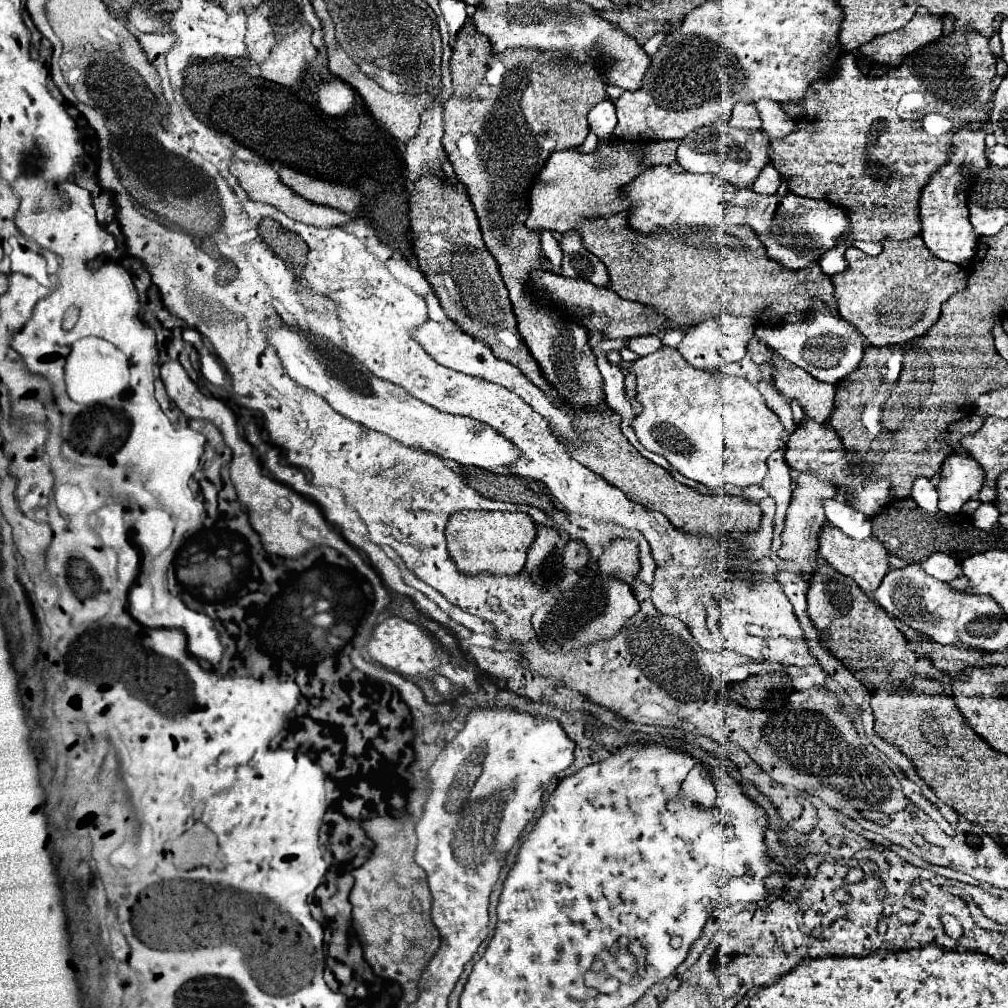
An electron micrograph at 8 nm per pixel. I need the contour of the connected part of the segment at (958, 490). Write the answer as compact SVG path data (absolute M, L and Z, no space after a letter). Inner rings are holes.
M957 455L947 457L941 469L941 481L937 485L939 509L949 515L959 513L967 499L977 497L983 481L985 471L975 459L963 459Z

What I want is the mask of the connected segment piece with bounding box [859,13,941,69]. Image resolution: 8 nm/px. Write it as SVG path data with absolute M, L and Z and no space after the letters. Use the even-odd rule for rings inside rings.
M927 13L927 15L915 15L903 29L897 29L893 33L879 35L871 43L863 45L859 53L867 57L871 63L881 67L897 67L907 55L919 51L927 43L933 43L941 37L941 23L939 17Z

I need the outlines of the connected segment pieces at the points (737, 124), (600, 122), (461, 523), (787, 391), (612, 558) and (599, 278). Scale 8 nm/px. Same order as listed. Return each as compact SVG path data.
M737 103L733 107L729 125L735 127L735 129L761 129L761 119L759 119L759 113L757 113L755 105Z
M611 99L601 101L589 111L589 127L601 139L609 139L613 135L615 125L617 125L617 117L615 117L615 105L611 103Z
M459 511L449 517L445 539L451 559L463 575L517 575L521 573L527 549L535 539L535 523L527 513L501 513L501 511Z
M779 355L773 361L773 381L775 387L791 401L797 401L807 419L815 423L825 423L831 417L835 401L835 385L821 383L807 375L801 367L793 367Z
M615 539L605 547L603 555L599 557L599 571L615 577L623 583L633 585L639 573L639 559L637 559L637 543L629 539Z
M569 231L559 241L559 247L563 251L561 259L561 275L563 277L577 277L585 279L597 287L609 285L609 275L605 265L595 259L593 253L589 253L583 245L583 239L577 231Z

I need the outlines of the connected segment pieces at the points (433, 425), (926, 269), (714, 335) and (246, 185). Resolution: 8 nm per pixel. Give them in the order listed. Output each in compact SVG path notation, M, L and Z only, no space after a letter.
M265 323L265 327L267 343L279 355L287 375L301 387L315 391L343 417L361 423L373 431L385 433L399 443L431 451L441 459L453 459L463 467L481 467L487 471L495 471L509 465L521 455L521 451L515 449L515 445L511 445L503 435L495 433L493 427L471 417L457 417L441 413L431 405L423 405L403 387L371 375L371 371L367 371L363 363L351 359L337 347L331 347L331 343L325 341L321 335L311 333L307 337L299 327L289 323Z
M921 237L883 241L883 253L871 257L857 247L847 247L847 271L831 277L839 315L875 347L903 345L925 335L939 319L941 305L967 287L967 269L947 263L927 251Z
M721 315L707 319L695 327L689 327L685 331L685 339L679 343L679 353L701 371L719 371L729 363L741 361L747 351L747 343L753 337L755 321L745 317L733 317L733 315Z
M233 161L229 165L229 173L237 177L239 185L245 189L247 197L251 201L259 201L259 203L267 203L273 205L275 209L279 209L281 213L285 213L287 217L307 223L307 225L315 225L315 227L339 227L347 221L351 221L351 217L347 217L341 211L333 211L331 207L323 207L323 205L315 205L311 201L299 199L299 195L291 193L291 189L287 189L283 183L279 183L277 171L271 165L259 165L259 163L245 163L245 161Z

